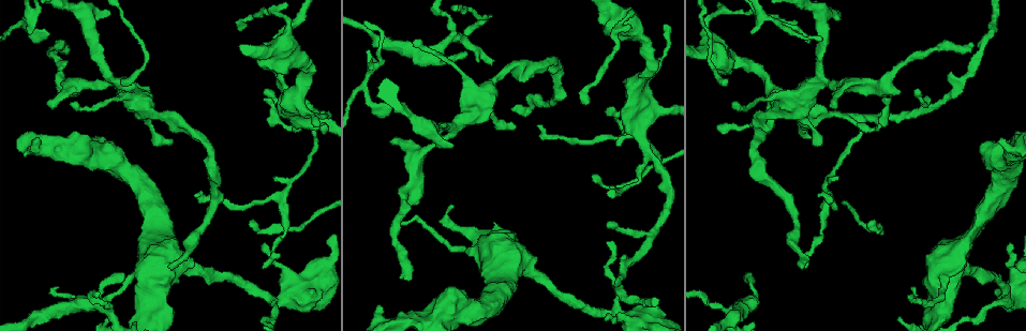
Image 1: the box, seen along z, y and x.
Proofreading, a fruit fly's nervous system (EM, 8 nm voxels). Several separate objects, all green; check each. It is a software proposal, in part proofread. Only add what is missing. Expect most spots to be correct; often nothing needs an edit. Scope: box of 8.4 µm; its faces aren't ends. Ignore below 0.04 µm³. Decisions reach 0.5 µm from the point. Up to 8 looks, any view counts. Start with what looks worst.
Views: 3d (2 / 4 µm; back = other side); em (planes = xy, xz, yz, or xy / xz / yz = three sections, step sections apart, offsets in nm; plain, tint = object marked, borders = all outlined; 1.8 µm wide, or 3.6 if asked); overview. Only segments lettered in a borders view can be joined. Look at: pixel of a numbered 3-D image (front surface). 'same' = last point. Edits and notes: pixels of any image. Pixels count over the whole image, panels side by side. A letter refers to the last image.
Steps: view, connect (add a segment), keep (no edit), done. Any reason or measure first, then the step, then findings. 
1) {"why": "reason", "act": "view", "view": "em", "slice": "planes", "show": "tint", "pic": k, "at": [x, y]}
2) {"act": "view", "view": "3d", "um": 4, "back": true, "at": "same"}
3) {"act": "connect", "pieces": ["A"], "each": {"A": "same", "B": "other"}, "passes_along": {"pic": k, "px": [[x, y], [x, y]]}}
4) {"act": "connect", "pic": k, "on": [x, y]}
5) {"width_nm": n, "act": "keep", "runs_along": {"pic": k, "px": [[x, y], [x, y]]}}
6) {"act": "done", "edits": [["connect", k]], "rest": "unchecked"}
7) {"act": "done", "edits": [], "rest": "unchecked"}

{"why": "branch stops here", "act": "view", "view": "em", "slice": "planes", "show": "borders", "pic": 1, "at": [405, 279]}

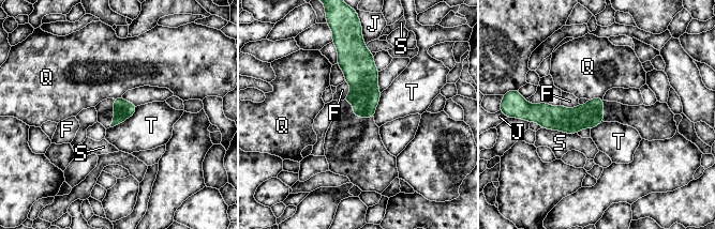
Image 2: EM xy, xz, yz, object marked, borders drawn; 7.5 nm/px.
{"width_nm": 140, "act": "keep", "each": {"F": "other", "J": "other", "Q": "other", "S": "other", "T": "other"}, "runs_along": {"pic": 2, "px": [[534, 107], [552, 118], [600, 119]]}, "found": "none of them fits"}

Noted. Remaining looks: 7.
{"why": "free end", "act": "view", "view": "em", "slice": "planes", "show": "tint", "pic": 1, "at": [743, 277]}

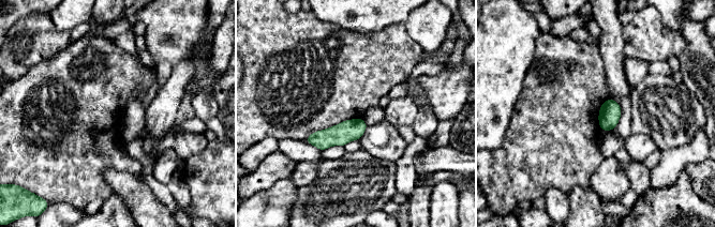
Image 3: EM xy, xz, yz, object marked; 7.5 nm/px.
{"why": "what lies round it", "act": "view", "view": "em", "slice": "planes", "show": "borders", "at": "same"}

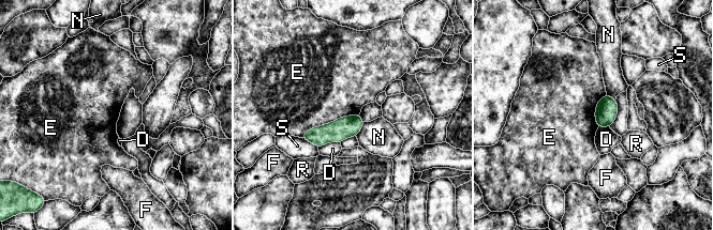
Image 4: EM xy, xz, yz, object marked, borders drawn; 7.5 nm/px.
{"longest_contact_nm": ["E", 480], "act": "keep", "each": {"D": "other", "E": "other", "F": "other", "N": "other", "R": "other", "S": "other"}, "found": "none of them fits"}

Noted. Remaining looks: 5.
{"why": "branch stops here", "act": "view", "view": "3d", "um": 4, "pic": 1, "at": [833, 106]}

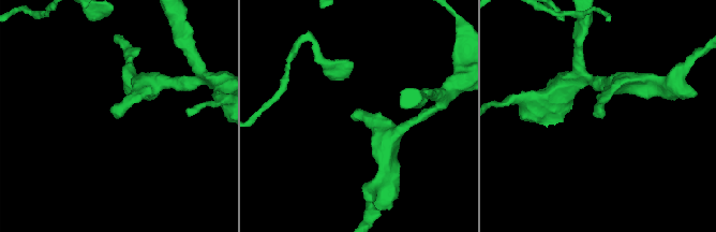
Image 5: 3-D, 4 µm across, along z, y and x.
{"why": "need the tissue", "act": "view", "view": "em", "slice": "planes", "show": "plain", "pic": 5, "at": [117, 116]}

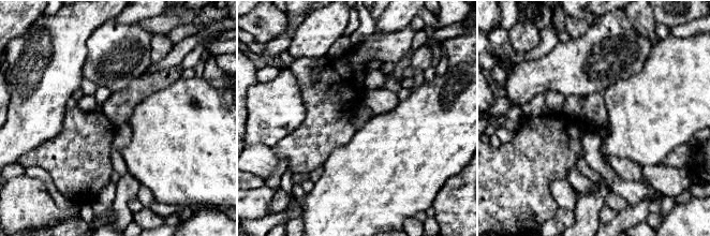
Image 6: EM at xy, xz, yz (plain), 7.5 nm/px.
{"act": "view", "view": "em", "slice": "planes", "show": "borders", "at": "same"}

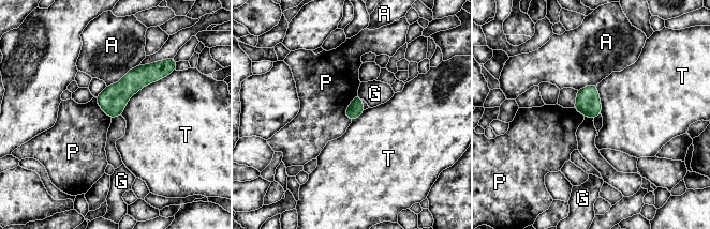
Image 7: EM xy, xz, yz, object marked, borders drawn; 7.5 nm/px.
{"width_nm": 110, "act": "keep", "each": {"A": "other", "G": "other", "P": "other", "T": "other"}, "border": {"pic": 7, "px": [[357, 94], [345, 109], [351, 121]]}, "found": "no lettered segment goes on from it"}

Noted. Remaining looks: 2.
{"why": "three-way junction", "act": "view", "view": "em", "slice": "planes", "show": "tint", "pic": 1, "at": [659, 168]}

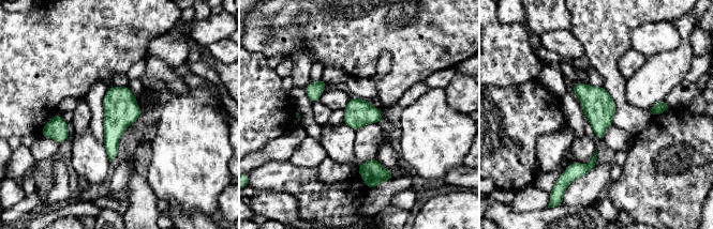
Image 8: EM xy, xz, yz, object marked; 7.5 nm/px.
{"why": "see the neighbours", "act": "view", "view": "em", "slice": "planes", "show": "borders", "at": "same"}

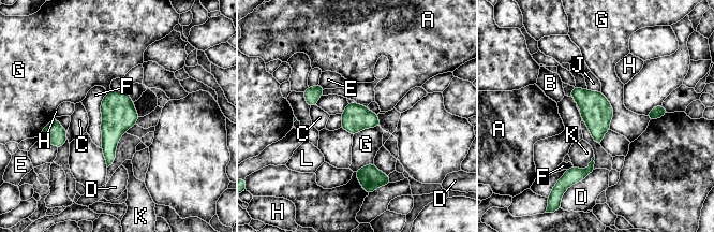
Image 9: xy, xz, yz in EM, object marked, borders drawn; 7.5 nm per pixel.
{"act": "keep", "each": {"A": "other", "B": "other", "C": "other", "D": "other", "E": "other", "F": "other", "G": "other", "H": "other", "J": "other", "K": "other", "L": "other"}, "border": {"pic": 9, "px": [[600, 91], [612, 106], [610, 129]]}, "found": "no lettered segment goes on from it"}

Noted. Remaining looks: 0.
{"act": "done", "edits": [], "rest": "unchecked"}

